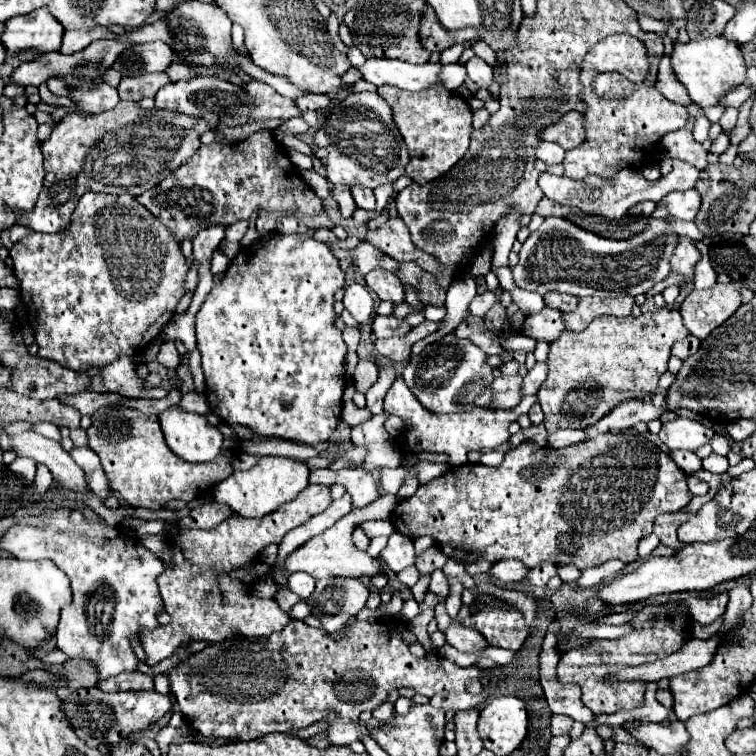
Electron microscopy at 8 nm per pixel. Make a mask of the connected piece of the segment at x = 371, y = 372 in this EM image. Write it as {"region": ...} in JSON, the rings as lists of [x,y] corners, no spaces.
{"region":[[[359,361],[353,381],[355,381],[357,391],[365,393],[377,381],[377,365],[373,361]]]}

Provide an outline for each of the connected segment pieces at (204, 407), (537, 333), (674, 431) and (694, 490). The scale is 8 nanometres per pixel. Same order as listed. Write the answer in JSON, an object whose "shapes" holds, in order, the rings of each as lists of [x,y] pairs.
{"shapes":[[[[199,393],[185,395],[185,397],[177,403],[177,407],[185,409],[185,411],[191,411],[191,413],[201,413],[201,415],[207,415],[207,413],[209,413],[209,405],[207,405],[205,397],[199,395]]],[[[543,307],[539,313],[525,317],[521,333],[537,339],[537,341],[555,341],[561,333],[565,331],[565,323],[563,323],[563,313],[559,309],[551,309],[551,307]]],[[[675,419],[663,423],[659,431],[659,439],[673,451],[673,449],[689,449],[695,451],[697,447],[709,443],[713,437],[713,429],[701,425],[699,421],[691,419]]],[[[693,475],[688,476],[687,483],[689,490],[694,496],[705,495],[710,489],[707,482],[699,480],[697,477],[693,477]]]]}

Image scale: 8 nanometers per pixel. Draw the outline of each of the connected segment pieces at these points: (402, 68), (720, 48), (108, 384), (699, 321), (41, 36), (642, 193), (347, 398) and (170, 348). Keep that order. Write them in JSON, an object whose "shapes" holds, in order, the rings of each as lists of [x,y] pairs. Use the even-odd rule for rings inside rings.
{"shapes":[[[[367,59],[363,67],[359,67],[363,79],[373,85],[393,85],[405,91],[423,91],[427,87],[441,85],[439,73],[441,63],[423,63],[409,65],[399,59]]],[[[709,37],[703,41],[689,41],[689,43],[675,43],[673,55],[671,55],[671,67],[679,83],[685,85],[691,101],[699,107],[715,107],[721,103],[725,93],[745,83],[745,61],[741,55],[739,45],[729,43],[725,37]]],[[[119,357],[111,365],[105,365],[99,375],[91,379],[91,391],[97,393],[119,393],[123,397],[145,397],[145,399],[165,399],[167,391],[159,389],[145,389],[141,379],[135,373],[135,365],[131,357]]],[[[717,283],[713,289],[691,291],[681,305],[683,325],[703,341],[715,327],[727,321],[739,305],[741,295],[733,283]]],[[[41,7],[29,15],[17,15],[9,21],[5,21],[3,29],[3,47],[9,53],[19,51],[59,51],[63,37],[63,27],[57,23],[57,19],[47,11],[47,7]]],[[[673,159],[673,169],[667,177],[661,177],[659,181],[655,183],[647,183],[639,171],[635,169],[623,169],[621,173],[617,173],[617,177],[613,179],[603,179],[603,177],[597,177],[597,175],[589,175],[587,179],[581,179],[581,181],[575,181],[575,179],[567,179],[567,177],[557,177],[557,175],[551,175],[551,173],[541,173],[539,177],[539,187],[543,191],[543,195],[555,203],[561,203],[561,205],[569,205],[569,207],[577,207],[581,209],[583,213],[587,215],[599,215],[603,217],[605,221],[615,221],[615,219],[621,219],[629,207],[633,207],[635,203],[641,203],[641,201],[661,201],[667,193],[671,191],[685,191],[685,189],[691,189],[695,187],[699,179],[699,169],[691,167],[689,163],[685,161],[679,161],[679,159]]],[[[349,383],[347,389],[345,389],[345,395],[343,395],[343,415],[341,415],[341,419],[349,427],[355,427],[355,425],[359,425],[363,421],[369,421],[373,417],[367,407],[361,409],[353,403],[353,395],[355,395],[355,387],[353,387],[353,383]]],[[[167,341],[161,345],[159,349],[159,355],[157,355],[157,361],[167,367],[167,369],[177,369],[181,365],[181,355],[179,351],[175,349],[175,343],[173,341]]]]}

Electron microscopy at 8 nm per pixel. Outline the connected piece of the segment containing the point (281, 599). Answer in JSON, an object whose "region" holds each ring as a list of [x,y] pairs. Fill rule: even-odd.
{"region":[[[281,589],[277,595],[277,603],[279,603],[279,607],[283,609],[283,611],[287,611],[287,615],[291,613],[291,607],[299,601],[299,597],[297,595],[293,595],[289,589]]]}

